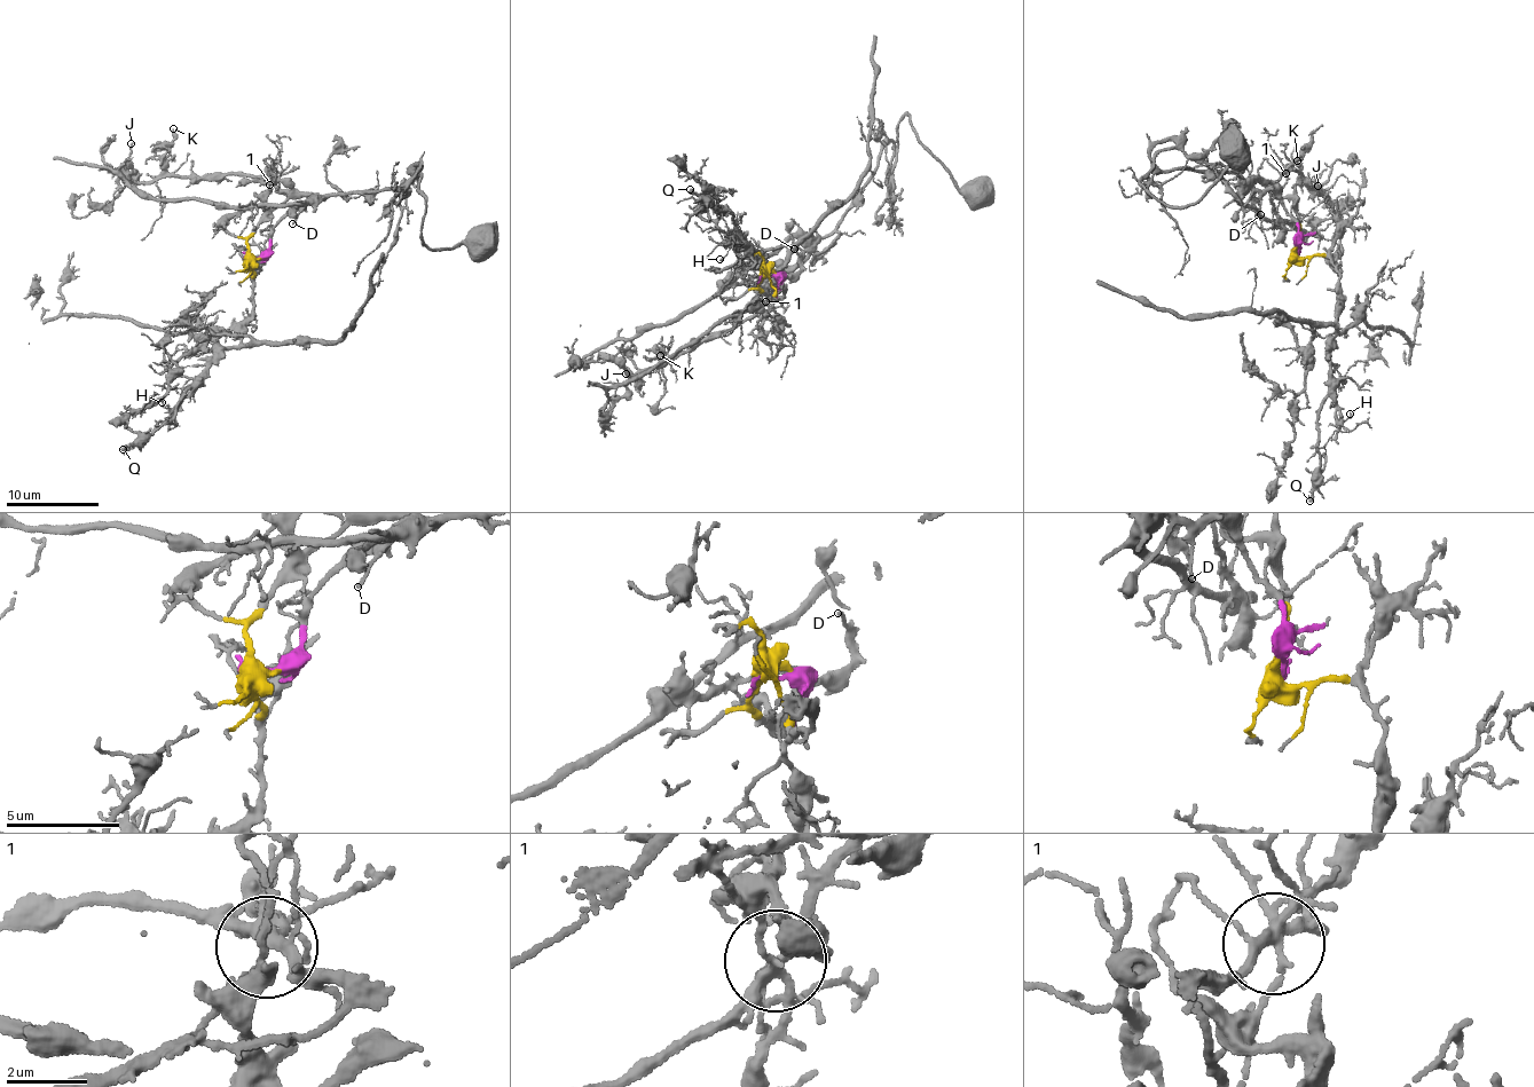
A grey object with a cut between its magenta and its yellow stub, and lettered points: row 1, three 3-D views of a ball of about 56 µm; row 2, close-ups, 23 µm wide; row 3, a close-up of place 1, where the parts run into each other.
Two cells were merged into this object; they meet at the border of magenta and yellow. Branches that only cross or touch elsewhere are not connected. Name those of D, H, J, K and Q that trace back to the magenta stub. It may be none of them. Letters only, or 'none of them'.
D, J, K

